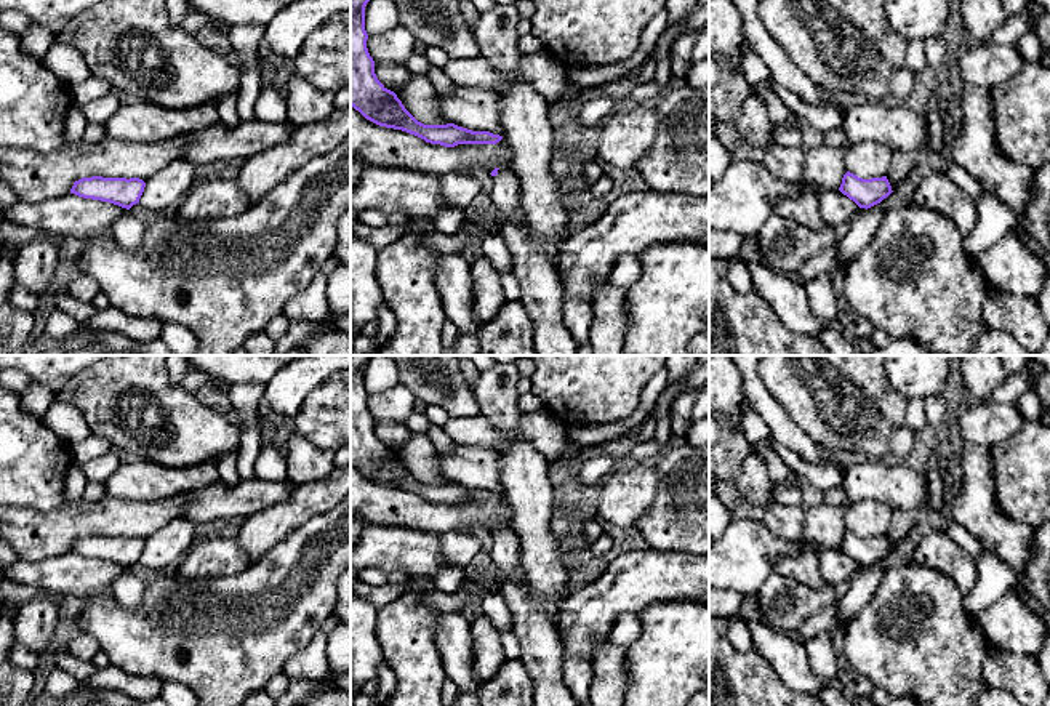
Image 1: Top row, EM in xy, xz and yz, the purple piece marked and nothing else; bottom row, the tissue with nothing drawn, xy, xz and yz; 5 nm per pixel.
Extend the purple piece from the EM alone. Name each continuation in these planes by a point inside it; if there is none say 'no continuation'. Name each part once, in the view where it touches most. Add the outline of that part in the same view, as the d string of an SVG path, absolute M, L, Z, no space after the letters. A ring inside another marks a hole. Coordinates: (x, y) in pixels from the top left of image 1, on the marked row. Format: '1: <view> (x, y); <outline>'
1: xz (504, 194); M499 168L496 176L491 176L493 186L490 200L501 221L520 221L523 211L520 208L519 179L514 171Z

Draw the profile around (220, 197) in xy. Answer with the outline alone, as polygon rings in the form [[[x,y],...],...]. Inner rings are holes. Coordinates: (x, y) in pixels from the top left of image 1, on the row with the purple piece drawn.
[[[214,178],[195,183],[174,213],[182,221],[214,221],[238,216],[251,205],[237,181]]]

